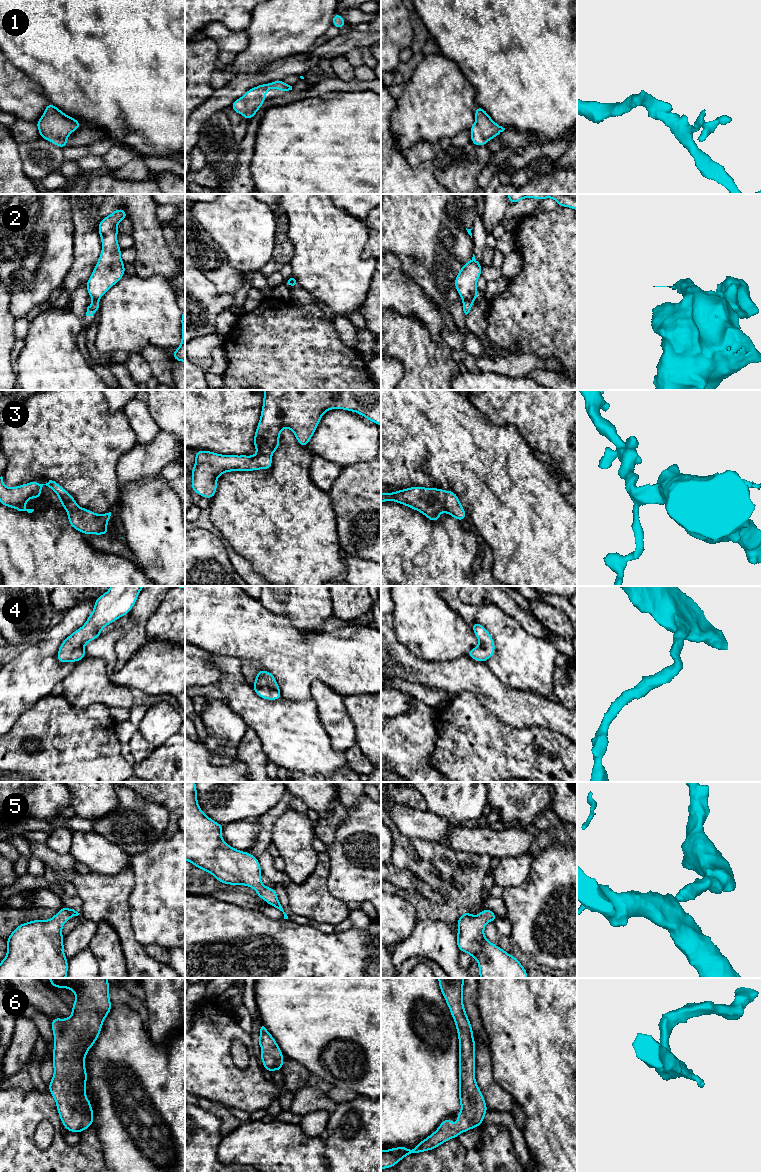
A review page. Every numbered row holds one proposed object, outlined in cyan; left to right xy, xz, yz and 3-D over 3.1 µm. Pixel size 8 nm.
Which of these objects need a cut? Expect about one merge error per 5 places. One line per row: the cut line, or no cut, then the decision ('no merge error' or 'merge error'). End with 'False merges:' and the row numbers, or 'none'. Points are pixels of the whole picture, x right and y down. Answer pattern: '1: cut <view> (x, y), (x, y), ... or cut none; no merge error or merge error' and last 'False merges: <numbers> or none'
1: cut none; no merge error
2: cut yz (463, 299), (472, 302); merge error
3: cut none; no merge error
4: cut none; no merge error
5: cut none; no merge error
6: cut none; no merge error
False merges: 2

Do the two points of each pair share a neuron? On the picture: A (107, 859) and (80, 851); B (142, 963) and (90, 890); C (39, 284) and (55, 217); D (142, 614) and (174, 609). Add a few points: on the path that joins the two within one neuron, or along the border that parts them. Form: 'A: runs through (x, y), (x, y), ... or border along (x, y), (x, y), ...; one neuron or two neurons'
A: runs through (100, 855), (95, 851), (87, 851); one neuron
B: runs through (129, 944), (125, 931), (105, 913), (104, 909); one neuron
C: runs through (41, 267), (41, 263), (47, 253), (49, 234); one neuron
D: border along (165, 596), (159, 607), (149, 618), (146, 634); two neurons

